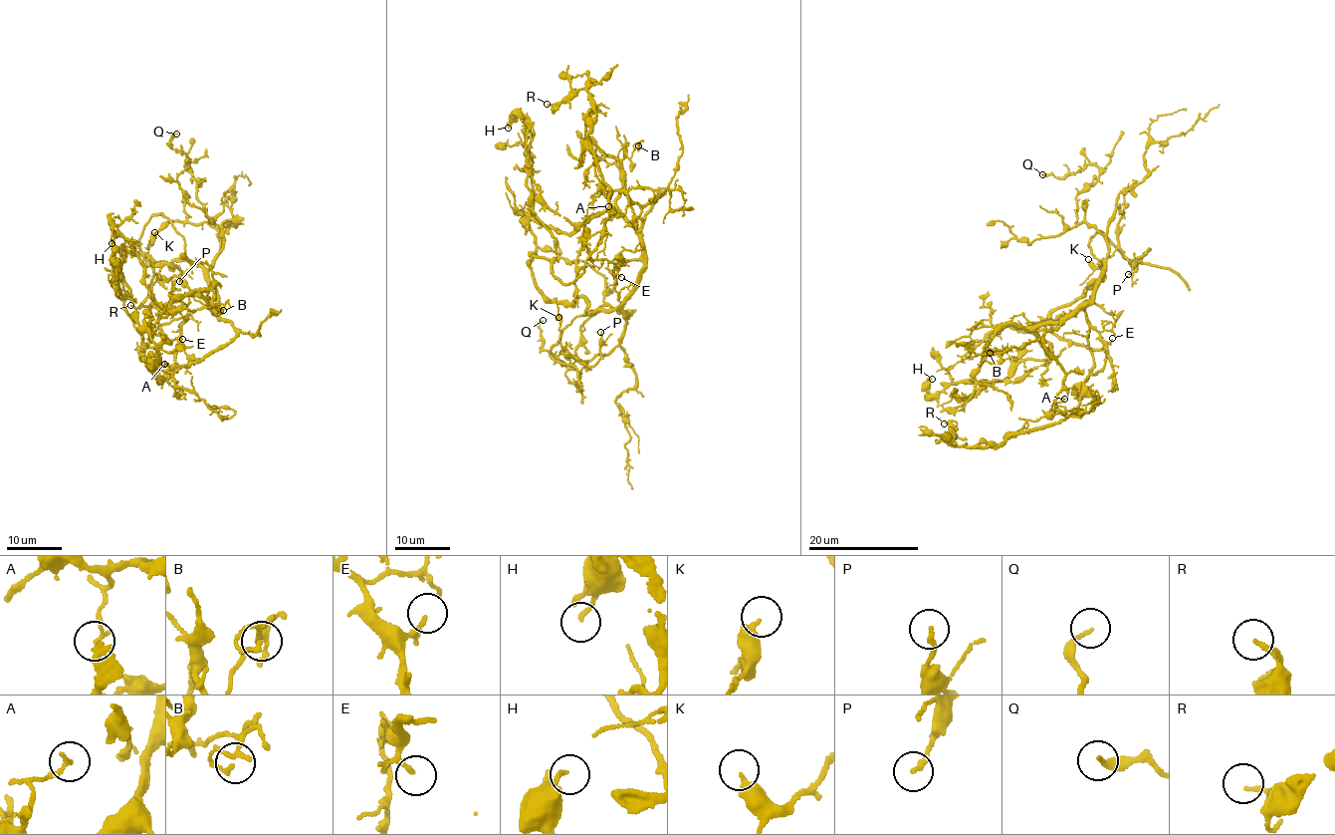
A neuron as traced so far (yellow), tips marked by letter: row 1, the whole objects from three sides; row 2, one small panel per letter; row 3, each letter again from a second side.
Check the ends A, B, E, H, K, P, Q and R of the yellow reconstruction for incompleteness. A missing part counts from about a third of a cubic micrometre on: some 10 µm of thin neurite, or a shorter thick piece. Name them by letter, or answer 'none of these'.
none of these

